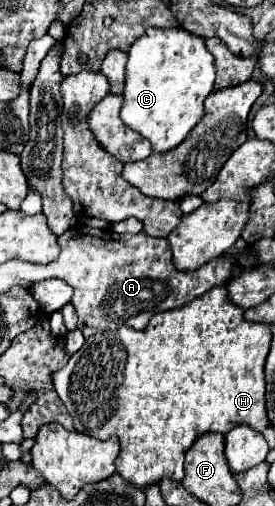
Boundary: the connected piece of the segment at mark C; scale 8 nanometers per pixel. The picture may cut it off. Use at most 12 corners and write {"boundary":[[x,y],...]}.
{"boundary":[[147,29],[131,47],[121,119],[155,153],[205,117],[203,37]]}

